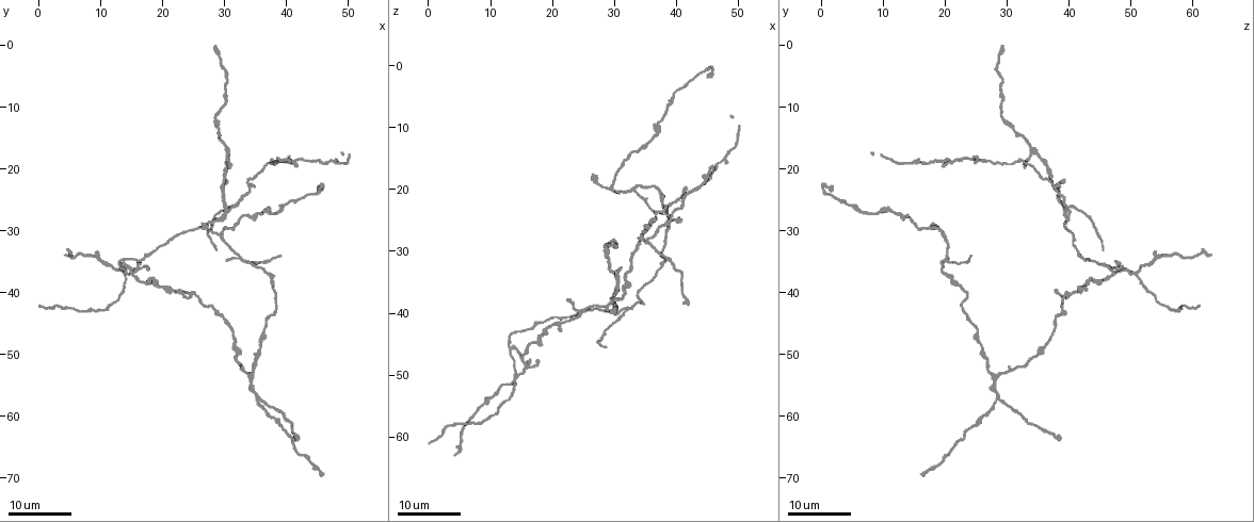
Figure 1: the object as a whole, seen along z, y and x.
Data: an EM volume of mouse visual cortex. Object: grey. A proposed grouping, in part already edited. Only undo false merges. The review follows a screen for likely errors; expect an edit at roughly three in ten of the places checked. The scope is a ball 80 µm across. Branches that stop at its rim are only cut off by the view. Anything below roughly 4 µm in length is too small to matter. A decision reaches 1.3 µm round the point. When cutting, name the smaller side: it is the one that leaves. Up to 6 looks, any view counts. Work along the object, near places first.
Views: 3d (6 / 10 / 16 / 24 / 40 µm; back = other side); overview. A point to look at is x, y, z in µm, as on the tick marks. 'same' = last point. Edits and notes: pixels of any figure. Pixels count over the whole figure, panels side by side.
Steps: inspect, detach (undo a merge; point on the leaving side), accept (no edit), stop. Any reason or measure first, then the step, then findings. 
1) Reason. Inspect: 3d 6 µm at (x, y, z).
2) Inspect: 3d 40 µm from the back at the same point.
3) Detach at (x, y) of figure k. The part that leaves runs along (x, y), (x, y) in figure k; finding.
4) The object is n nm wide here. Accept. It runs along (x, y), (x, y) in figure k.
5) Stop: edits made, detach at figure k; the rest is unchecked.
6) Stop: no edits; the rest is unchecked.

A fork. Inspect: 3d 24 µm at (13.5, 37.5, 51.0).

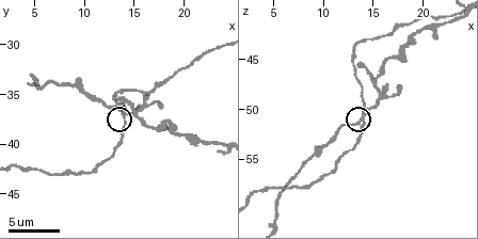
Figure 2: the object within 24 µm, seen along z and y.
Inspect: 3d 10 µm at (14.0, 36.8, 51.0).

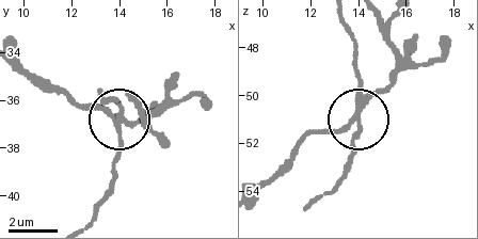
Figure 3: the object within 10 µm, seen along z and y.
The side arm is 18 µm long; 3 arms meet here. Detach at (120, 146) of figure 3. A second cell is stuck on.

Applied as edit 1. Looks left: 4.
Inspect: overview.

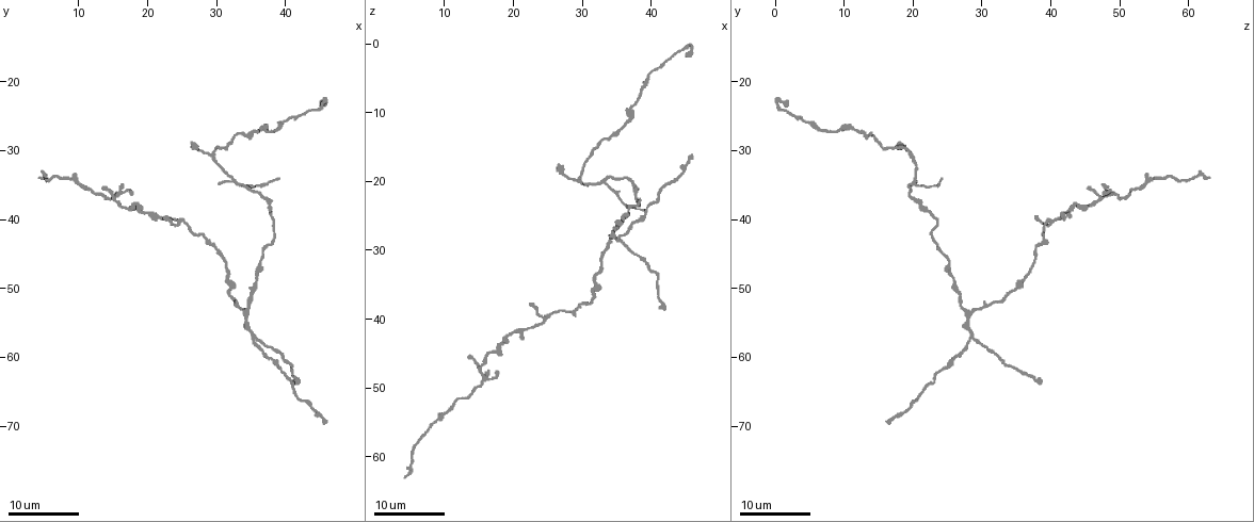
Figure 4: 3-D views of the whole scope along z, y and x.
Three arms meet. Inspect: 3d 16 µm at (34.0, 54.0, 28.5).

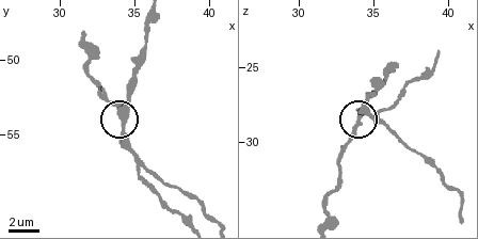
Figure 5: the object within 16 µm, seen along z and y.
Inspect: 3d 6 µm at the same point.

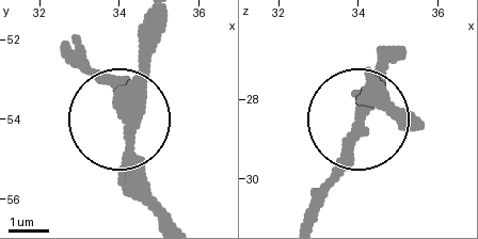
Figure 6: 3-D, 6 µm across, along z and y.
The object is 350 nm wide here. Accept. All the same cell.

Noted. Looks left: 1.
Stop: edits made, detach at figure 3; the rest is unchecked.

